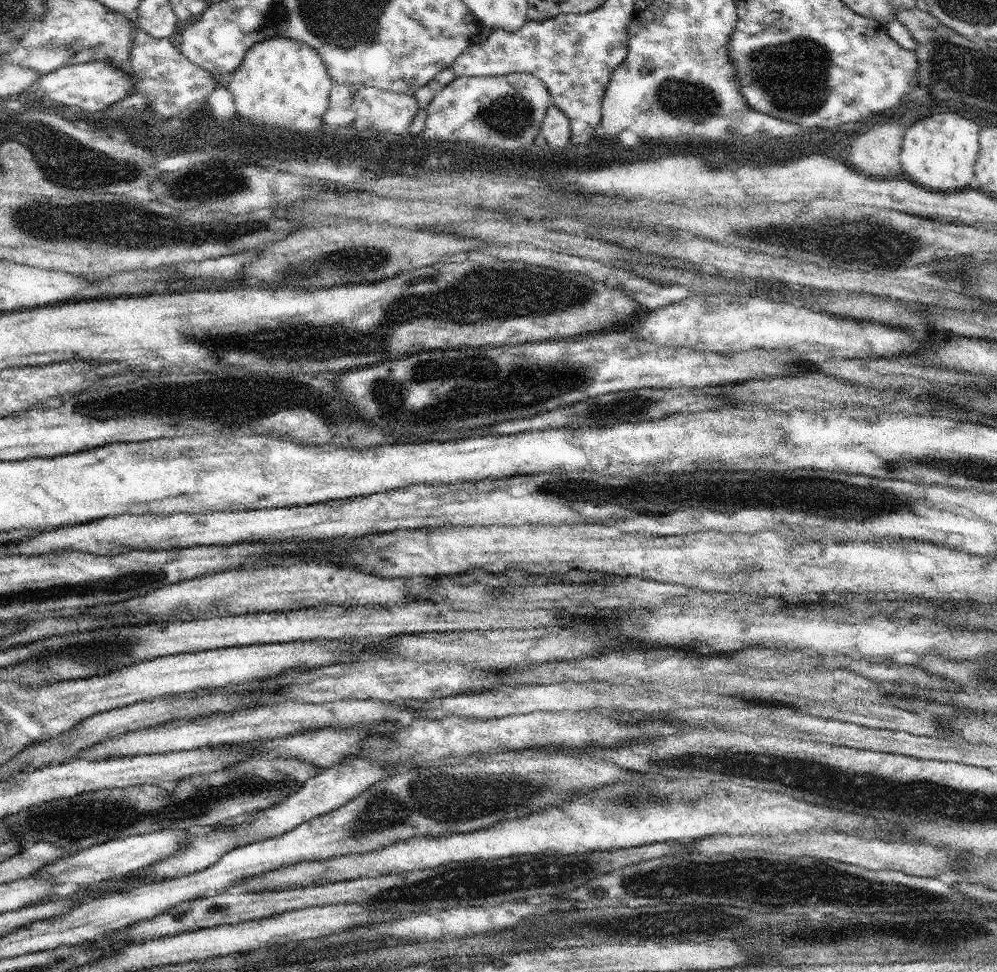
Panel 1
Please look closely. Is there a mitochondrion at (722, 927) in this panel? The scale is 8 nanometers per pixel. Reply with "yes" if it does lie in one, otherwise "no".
yes

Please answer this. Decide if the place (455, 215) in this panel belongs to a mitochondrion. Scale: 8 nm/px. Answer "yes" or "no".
no

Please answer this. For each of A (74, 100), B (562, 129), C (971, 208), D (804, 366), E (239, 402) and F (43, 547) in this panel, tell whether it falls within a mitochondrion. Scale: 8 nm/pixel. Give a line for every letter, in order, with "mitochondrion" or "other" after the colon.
A: other
B: other
C: other
D: other
E: mitochondrion
F: other

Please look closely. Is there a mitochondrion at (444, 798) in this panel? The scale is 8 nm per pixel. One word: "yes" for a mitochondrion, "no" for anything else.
yes

